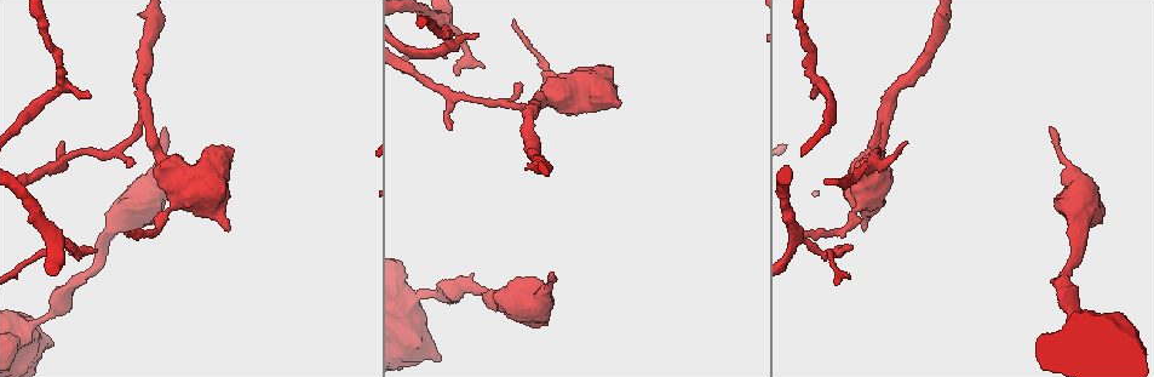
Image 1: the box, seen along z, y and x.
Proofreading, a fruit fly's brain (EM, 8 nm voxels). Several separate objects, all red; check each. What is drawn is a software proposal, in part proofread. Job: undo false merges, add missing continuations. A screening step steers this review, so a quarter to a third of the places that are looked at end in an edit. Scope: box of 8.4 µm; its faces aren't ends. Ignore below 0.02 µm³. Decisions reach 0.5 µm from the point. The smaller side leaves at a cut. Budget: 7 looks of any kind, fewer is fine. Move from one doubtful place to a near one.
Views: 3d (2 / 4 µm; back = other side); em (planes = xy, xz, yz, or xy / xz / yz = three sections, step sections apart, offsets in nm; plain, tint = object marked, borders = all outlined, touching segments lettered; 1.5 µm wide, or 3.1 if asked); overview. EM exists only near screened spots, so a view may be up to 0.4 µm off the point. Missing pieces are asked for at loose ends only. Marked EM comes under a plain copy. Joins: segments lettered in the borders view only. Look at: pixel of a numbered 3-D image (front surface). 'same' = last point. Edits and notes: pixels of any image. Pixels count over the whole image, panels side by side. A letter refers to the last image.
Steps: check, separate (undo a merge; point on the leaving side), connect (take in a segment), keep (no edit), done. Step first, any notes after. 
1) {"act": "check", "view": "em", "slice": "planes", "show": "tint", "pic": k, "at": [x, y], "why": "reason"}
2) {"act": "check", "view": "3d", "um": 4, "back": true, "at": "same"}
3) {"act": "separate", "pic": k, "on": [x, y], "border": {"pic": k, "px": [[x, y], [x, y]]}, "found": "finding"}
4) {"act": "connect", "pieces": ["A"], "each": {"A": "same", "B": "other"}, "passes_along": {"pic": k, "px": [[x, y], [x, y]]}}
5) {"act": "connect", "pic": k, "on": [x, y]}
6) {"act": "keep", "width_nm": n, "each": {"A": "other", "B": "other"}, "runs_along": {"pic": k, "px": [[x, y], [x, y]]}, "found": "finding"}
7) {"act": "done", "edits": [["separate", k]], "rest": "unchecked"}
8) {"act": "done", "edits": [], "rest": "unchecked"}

{"act": "check", "view": "3d", "um": 4, "pic": 1, "at": [438, 358], "why": "an open end"}

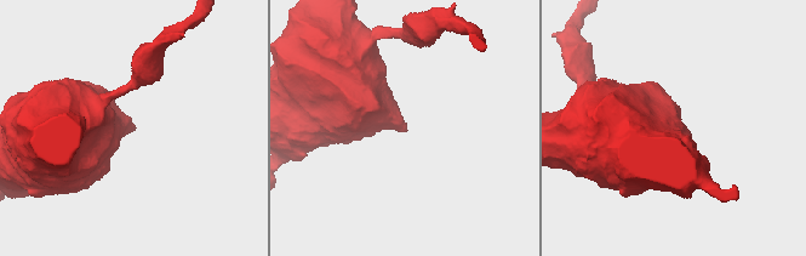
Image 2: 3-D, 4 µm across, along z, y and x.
{"act": "check", "view": "em", "slice": "xz", "step": 8, "show": "borders", "pic": 2, "at": [406, 129], "why": "now the EM"}

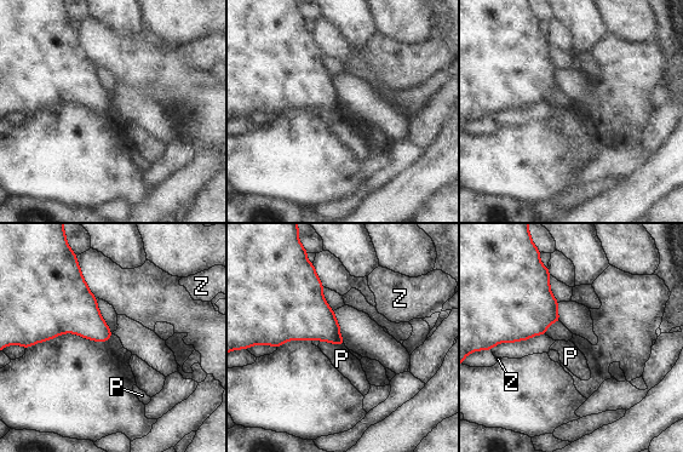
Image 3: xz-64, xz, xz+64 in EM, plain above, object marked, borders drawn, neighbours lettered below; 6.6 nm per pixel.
{"act": "keep", "each": {"P": "other", "Z": "other"}, "border": {"pic": 3, "px": [[320, 341], [344, 345]]}, "found": "none of them fits"}

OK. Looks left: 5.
{"act": "check", "view": "em", "slice": "xy", "step": 8, "show": "tint", "pic": 1, "at": [517, 82], "why": "tapers out"}

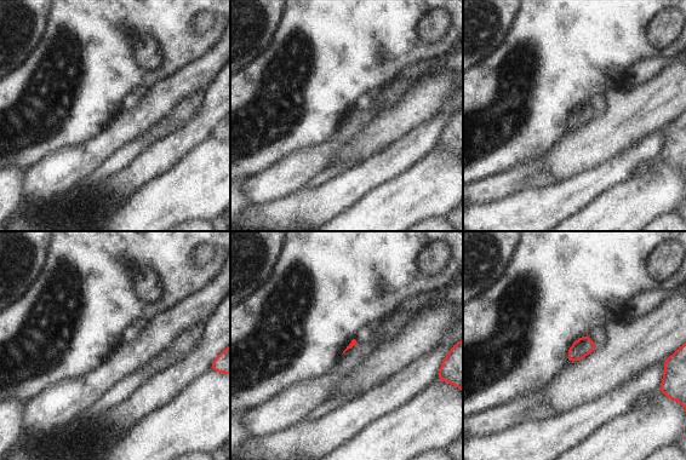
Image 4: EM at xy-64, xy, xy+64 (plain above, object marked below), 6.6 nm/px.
{"act": "check", "view": "em", "slice": "planes", "show": "tint", "at": "same"}

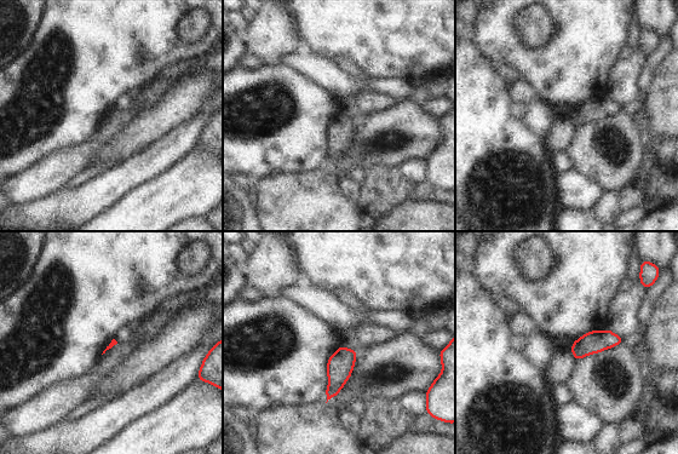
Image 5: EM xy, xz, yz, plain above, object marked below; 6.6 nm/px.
{"act": "check", "view": "em", "slice": "planes", "show": "borders", "at": "same"}

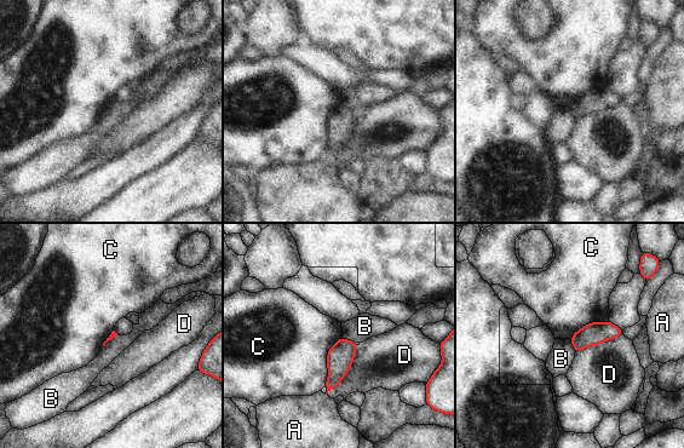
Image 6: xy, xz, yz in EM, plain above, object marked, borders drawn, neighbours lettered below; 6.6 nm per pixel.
{"act": "keep", "each": {"A": "other", "B": "other", "C": "other", "D": "other"}, "border": {"pic": 6, "px": [[343, 337], [355, 343]]}, "found": "no lettered segment goes on from it"}

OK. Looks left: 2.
{"act": "done", "edits": [], "rest": "unchecked"}

